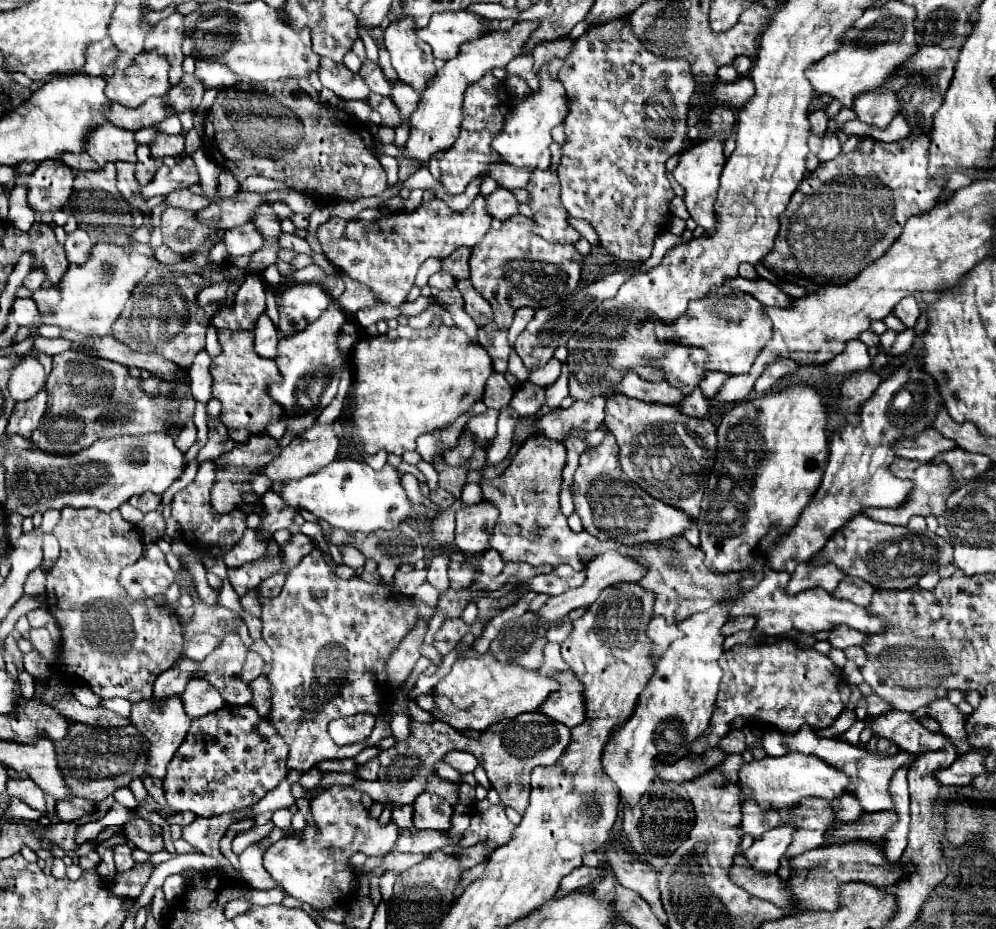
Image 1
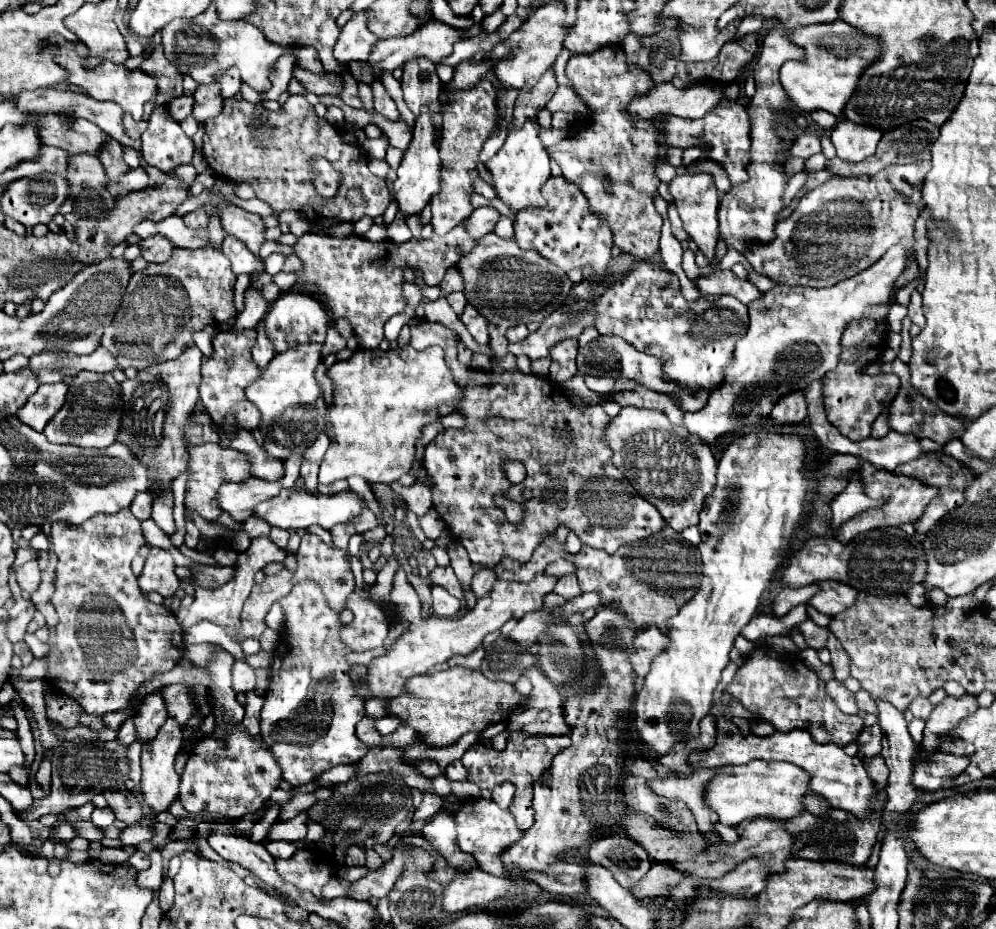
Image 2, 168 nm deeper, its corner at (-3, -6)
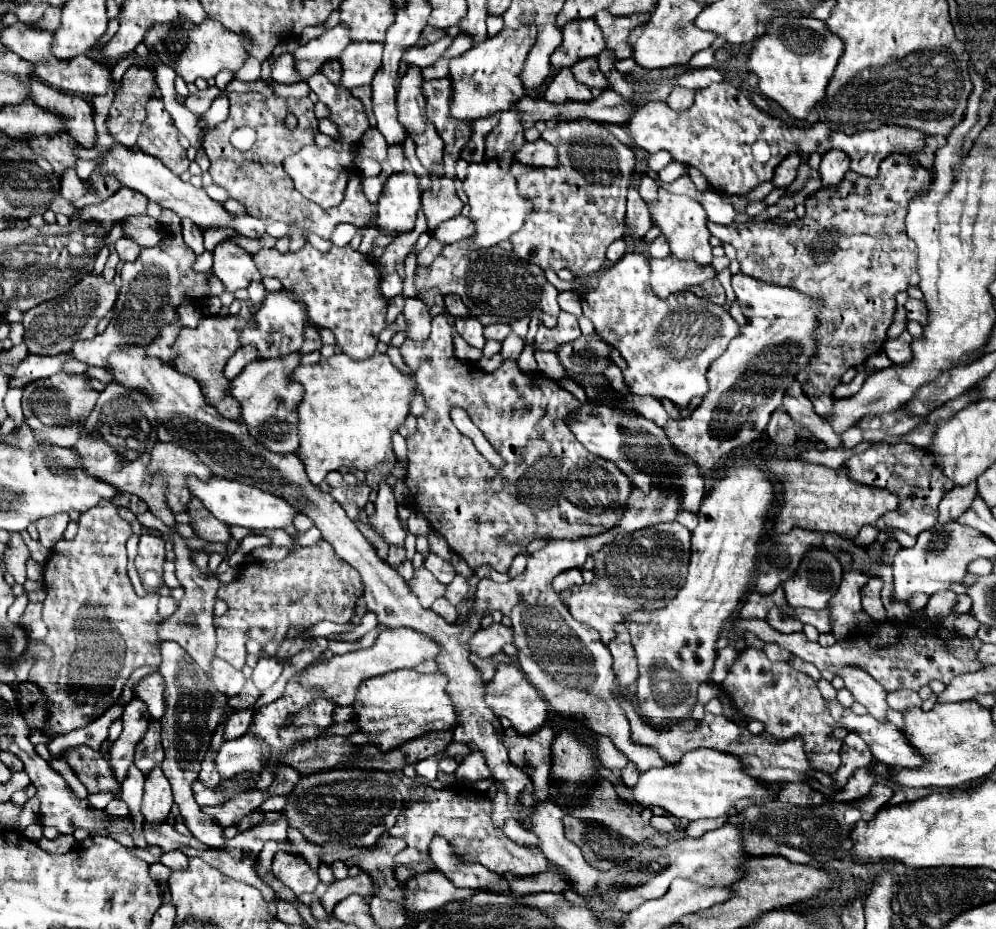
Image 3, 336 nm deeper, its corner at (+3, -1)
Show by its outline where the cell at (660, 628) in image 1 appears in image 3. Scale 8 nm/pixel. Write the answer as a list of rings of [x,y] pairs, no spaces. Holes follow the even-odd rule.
[[[619,631],[619,635],[613,637],[607,647],[613,657],[613,671],[619,687],[629,687],[633,681],[637,681],[637,659],[629,643],[629,635]]]

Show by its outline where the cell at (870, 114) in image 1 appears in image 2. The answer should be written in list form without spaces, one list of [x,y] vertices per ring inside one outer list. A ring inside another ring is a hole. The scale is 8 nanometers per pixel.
[[[841,118],[831,130],[831,140],[837,148],[837,156],[849,162],[861,162],[875,154],[875,148],[883,136],[875,126],[857,124]]]

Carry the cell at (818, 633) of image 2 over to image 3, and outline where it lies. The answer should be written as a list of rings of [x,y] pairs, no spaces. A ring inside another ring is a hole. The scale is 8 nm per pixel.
[[[773,607],[767,613],[767,623],[771,623],[771,627],[775,627],[781,633],[795,633],[795,631],[803,631],[803,623],[799,619],[789,617],[781,607]]]

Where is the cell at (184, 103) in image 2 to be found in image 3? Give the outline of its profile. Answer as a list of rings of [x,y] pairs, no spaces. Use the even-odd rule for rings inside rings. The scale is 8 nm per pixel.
[[[207,87],[205,91],[199,91],[197,95],[189,95],[187,99],[185,99],[185,107],[191,111],[191,113],[195,113],[197,117],[201,117],[201,115],[205,115],[205,111],[211,107],[211,103],[221,95],[223,91],[219,89],[219,87]]]

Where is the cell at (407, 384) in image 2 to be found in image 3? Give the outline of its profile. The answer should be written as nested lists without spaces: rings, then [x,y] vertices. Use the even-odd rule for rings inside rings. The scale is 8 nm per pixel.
[[[339,353],[329,359],[321,359],[317,365],[297,365],[291,373],[291,379],[295,383],[301,383],[305,391],[303,401],[297,405],[299,415],[297,431],[299,431],[299,459],[303,461],[311,483],[319,485],[331,471],[353,469],[353,471],[365,471],[366,483],[375,489],[395,465],[391,435],[397,433],[397,427],[409,415],[409,401],[415,387],[413,377],[403,375],[395,365],[391,365],[391,359],[387,355],[375,353],[371,359],[353,361],[347,355]]]

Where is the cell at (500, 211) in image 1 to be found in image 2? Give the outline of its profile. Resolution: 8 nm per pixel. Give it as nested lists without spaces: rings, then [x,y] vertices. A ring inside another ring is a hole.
[[[483,206],[483,208],[475,208],[475,212],[465,220],[465,226],[467,226],[467,232],[469,232],[475,240],[479,240],[479,238],[483,238],[485,234],[493,232],[493,228],[495,228],[495,224],[499,222],[499,218],[501,218],[501,214],[499,214],[497,208],[493,208],[493,206]]]

